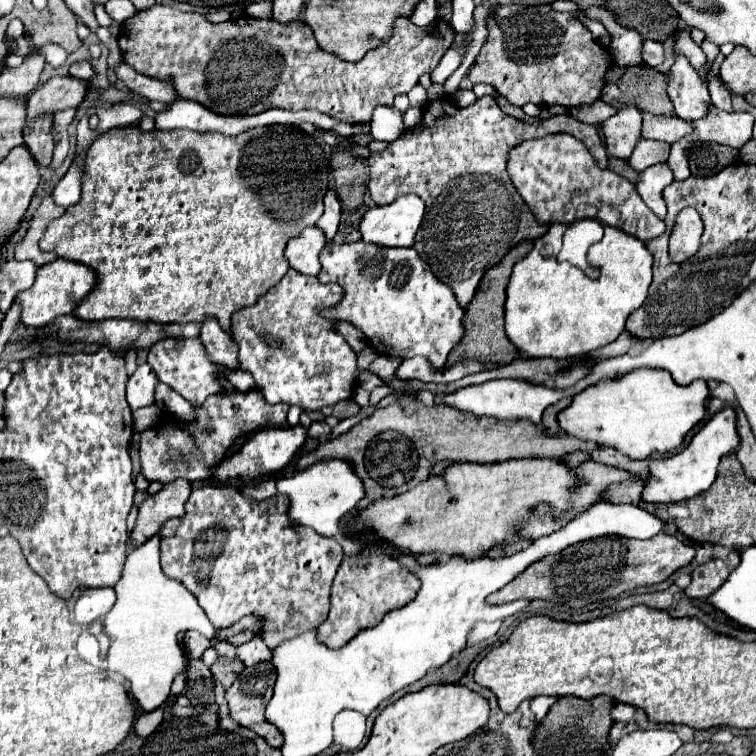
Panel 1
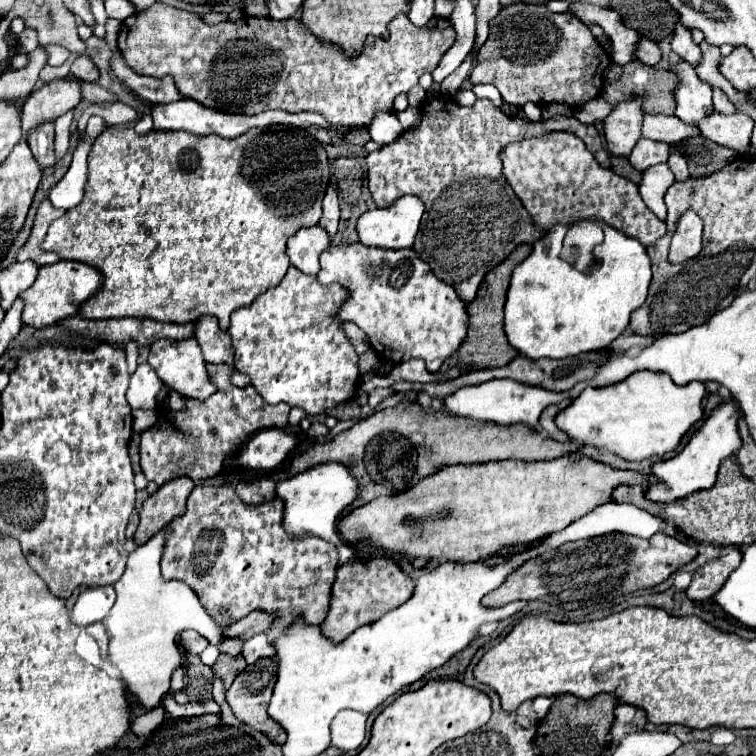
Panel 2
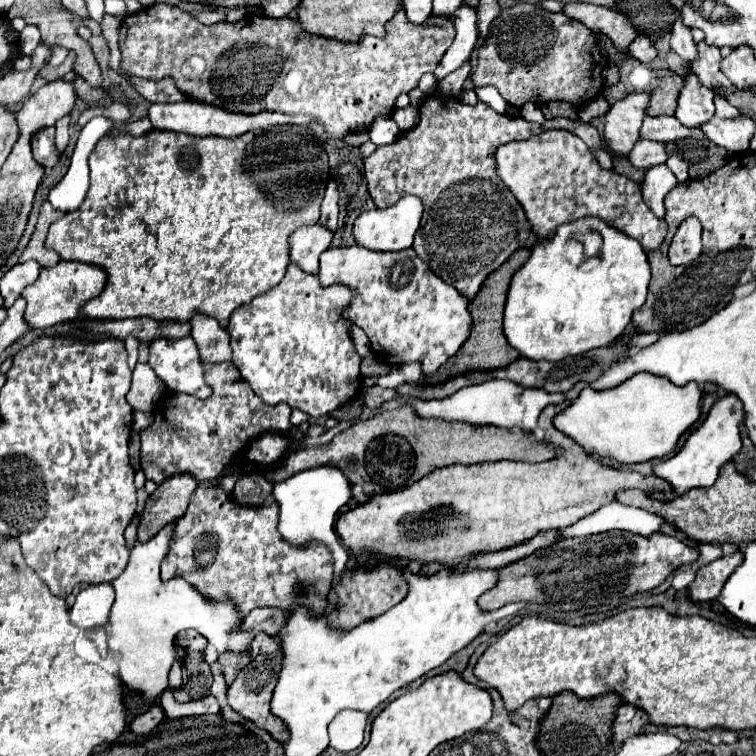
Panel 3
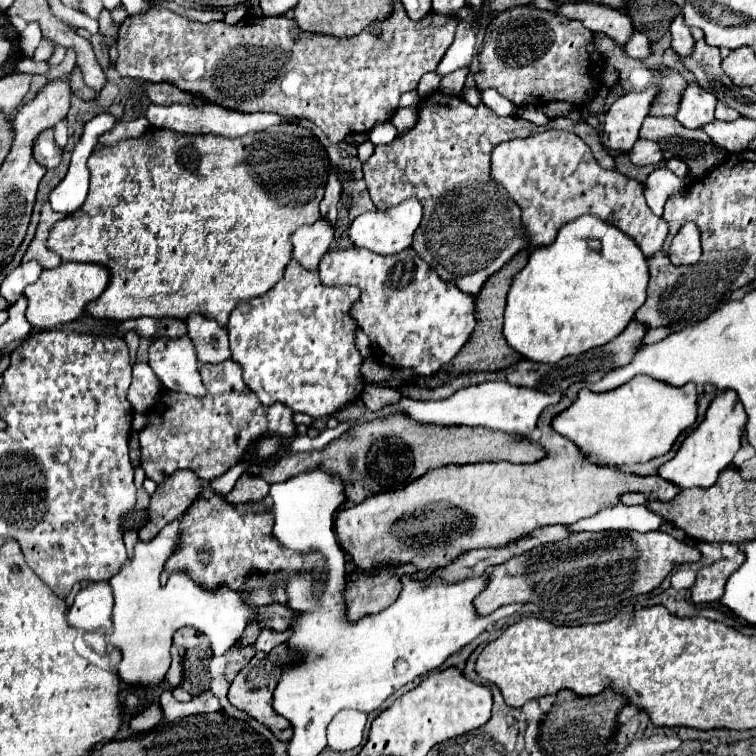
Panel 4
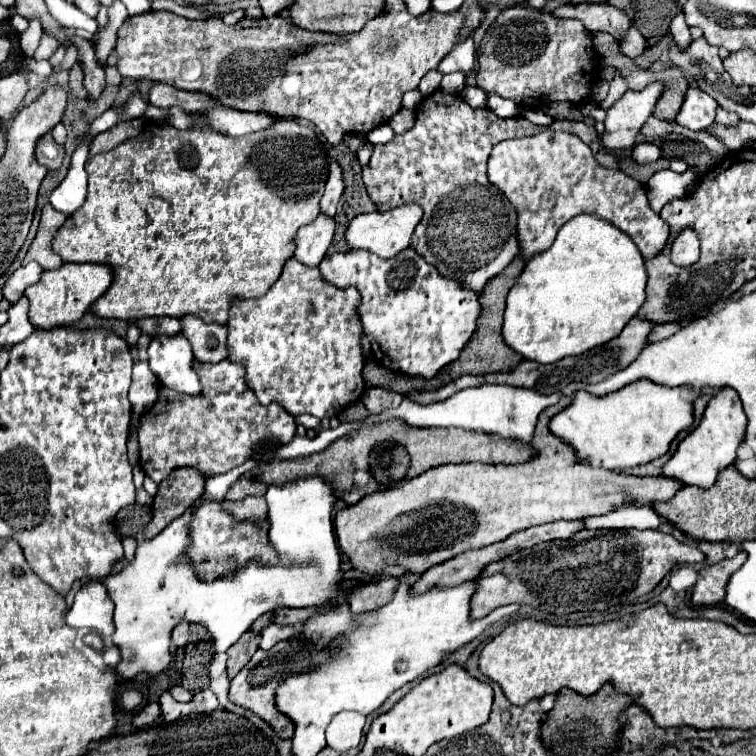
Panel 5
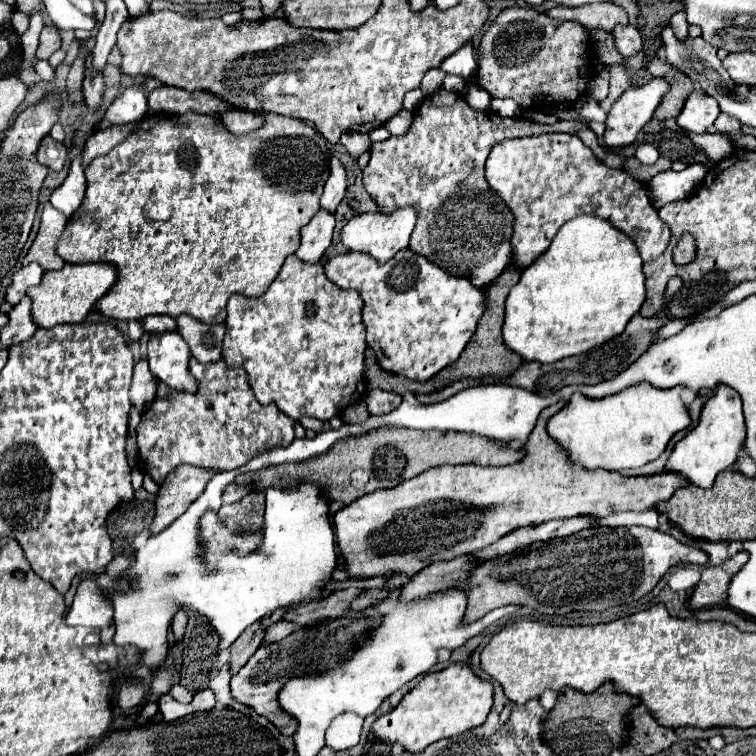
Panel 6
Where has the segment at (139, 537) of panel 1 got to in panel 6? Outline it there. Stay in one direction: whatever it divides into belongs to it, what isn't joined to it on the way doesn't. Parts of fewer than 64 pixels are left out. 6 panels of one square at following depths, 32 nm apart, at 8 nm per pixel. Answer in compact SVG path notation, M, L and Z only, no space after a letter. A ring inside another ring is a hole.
M188 464L172 470L168 480L160 484L158 496L154 500L156 518L148 526L150 536L162 532L168 524L172 524L172 520L176 520L188 508L188 504L192 504L192 500L196 500L204 492L206 482L212 478L212 474L212 470Z

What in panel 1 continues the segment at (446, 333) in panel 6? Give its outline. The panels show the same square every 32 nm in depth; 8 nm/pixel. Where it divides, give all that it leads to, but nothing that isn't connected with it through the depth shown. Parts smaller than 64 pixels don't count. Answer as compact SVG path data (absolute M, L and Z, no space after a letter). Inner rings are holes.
M362 240L346 244L330 242L322 250L322 270L318 274L318 280L336 282L342 286L344 292L340 304L336 304L336 308L324 310L322 316L354 324L378 354L400 356L400 358L410 358L420 354L426 356L436 368L442 368L450 350L464 336L462 328L464 310L458 306L452 290L440 280L436 280L428 264L420 260L414 248L380 248L378 244L364 244Z

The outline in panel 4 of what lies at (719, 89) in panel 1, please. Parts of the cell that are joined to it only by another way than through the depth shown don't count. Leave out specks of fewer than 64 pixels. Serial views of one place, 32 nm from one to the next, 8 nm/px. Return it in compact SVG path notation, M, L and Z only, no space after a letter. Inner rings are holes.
M722 100L716 102L716 118L718 120L734 120L736 118L736 110L728 108L728 104L724 104Z

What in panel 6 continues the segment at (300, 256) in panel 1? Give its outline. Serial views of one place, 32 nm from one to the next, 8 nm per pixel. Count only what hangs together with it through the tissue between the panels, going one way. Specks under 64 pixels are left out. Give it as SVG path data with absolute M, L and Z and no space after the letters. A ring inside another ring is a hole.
M320 210L310 224L306 224L300 232L300 246L296 250L296 256L302 262L318 264L326 252L326 248L332 242L334 234L334 216L326 210Z

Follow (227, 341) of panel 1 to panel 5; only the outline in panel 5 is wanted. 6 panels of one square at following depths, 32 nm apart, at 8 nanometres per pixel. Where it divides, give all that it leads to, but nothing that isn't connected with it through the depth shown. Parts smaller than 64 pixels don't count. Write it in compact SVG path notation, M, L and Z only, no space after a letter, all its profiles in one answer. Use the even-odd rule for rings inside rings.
M198 316L180 318L184 336L190 340L198 362L222 362L226 360L226 326L216 322L204 322Z

